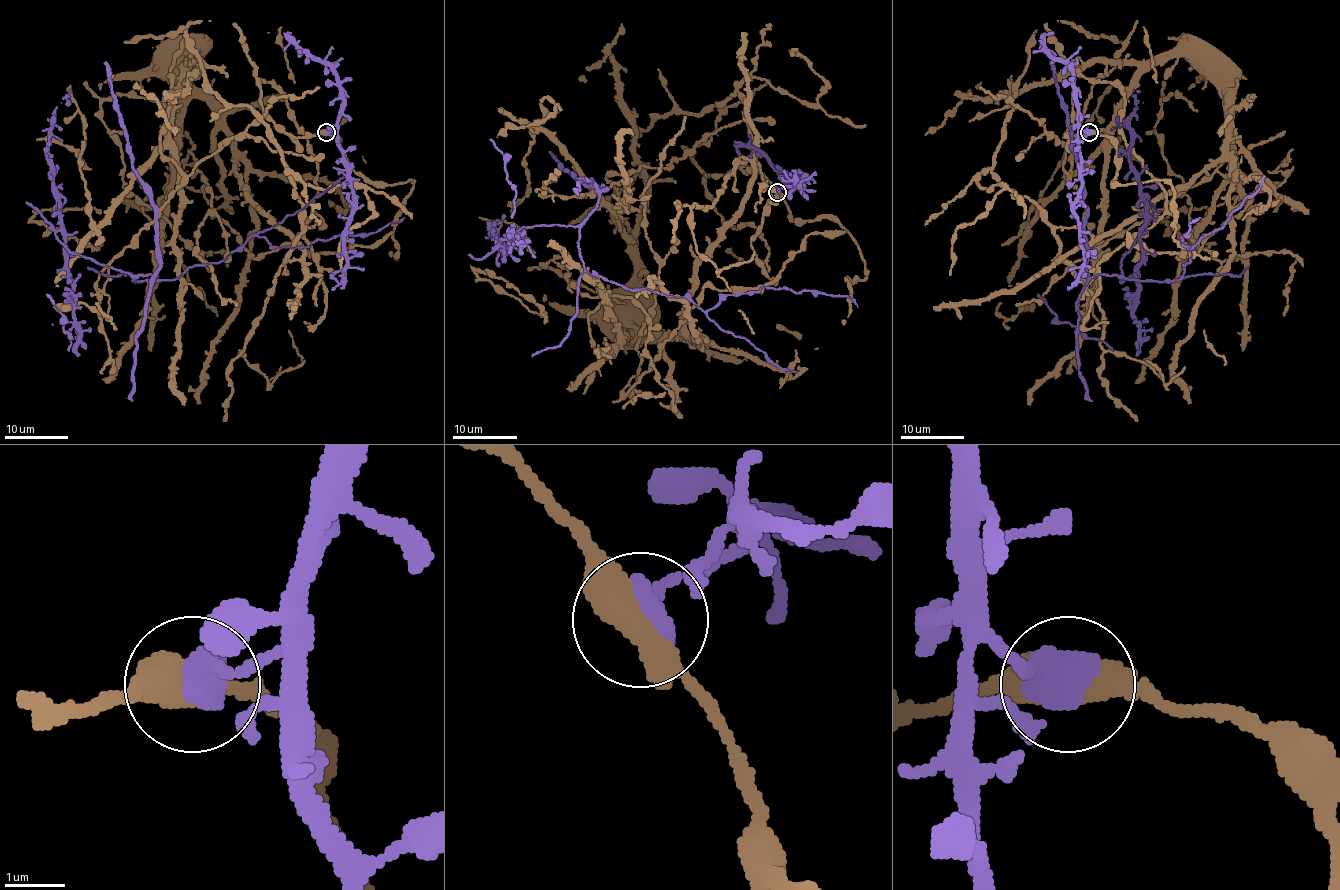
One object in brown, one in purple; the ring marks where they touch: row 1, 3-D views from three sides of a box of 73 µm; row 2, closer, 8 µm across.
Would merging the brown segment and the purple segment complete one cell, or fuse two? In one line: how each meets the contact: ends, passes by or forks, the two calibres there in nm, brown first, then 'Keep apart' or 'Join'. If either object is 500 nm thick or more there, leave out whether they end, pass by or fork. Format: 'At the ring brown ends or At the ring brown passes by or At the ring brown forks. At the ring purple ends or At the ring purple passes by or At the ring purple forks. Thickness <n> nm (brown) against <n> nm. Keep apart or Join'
Thickness 550 nm (brown) against 600 nm. Keep apart

